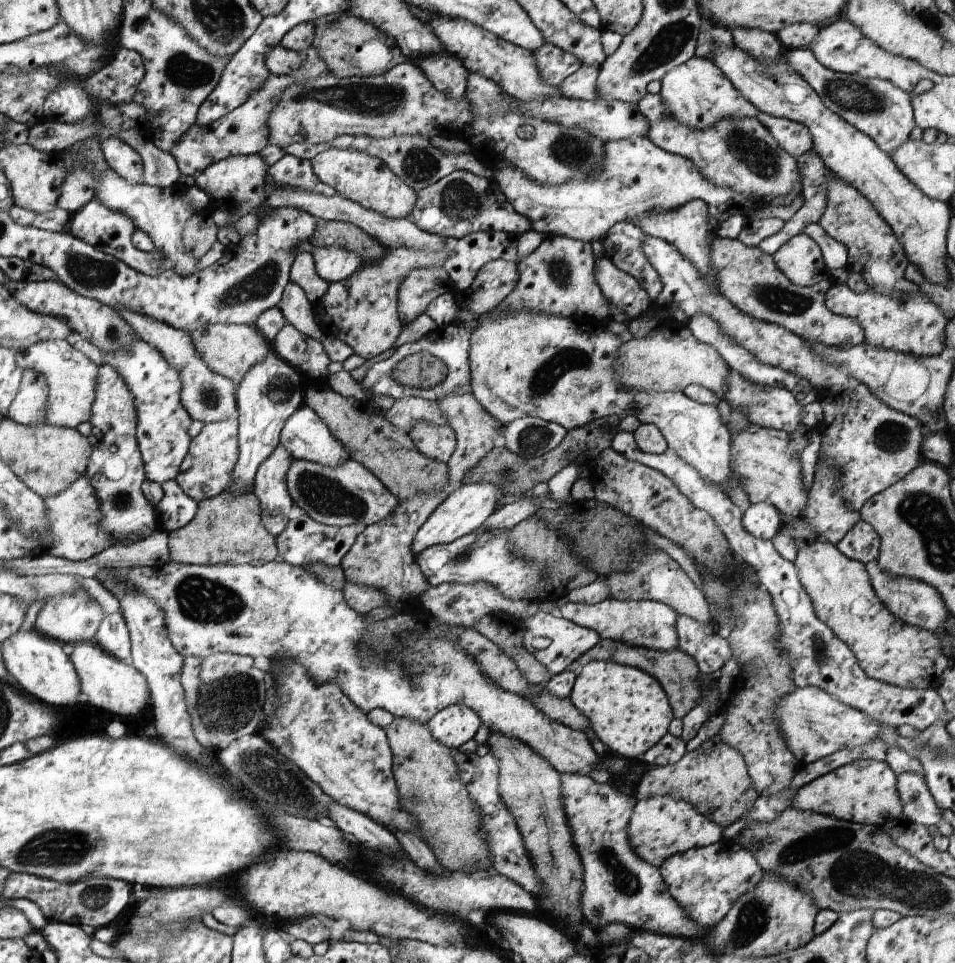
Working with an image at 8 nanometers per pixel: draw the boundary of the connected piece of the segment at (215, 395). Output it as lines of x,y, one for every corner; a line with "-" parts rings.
128,309
118,312
126,319
126,322
129,322
129,325
140,340
156,347
168,361
168,364
179,372
182,383
181,403
192,420
213,423
225,421
226,419
236,419
239,416
234,382
224,375
214,372
204,362
201,355
197,352
192,336
188,332

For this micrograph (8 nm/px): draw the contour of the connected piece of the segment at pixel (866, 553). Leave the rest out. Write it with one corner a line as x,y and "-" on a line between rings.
860,520
836,545
844,556
866,564
879,557
881,538
871,524

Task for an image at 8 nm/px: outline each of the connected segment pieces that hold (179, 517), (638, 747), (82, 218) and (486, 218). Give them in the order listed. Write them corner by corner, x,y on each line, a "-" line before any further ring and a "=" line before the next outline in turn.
174,479
163,482
161,487
163,497
157,504
160,520
156,524
160,530
171,533
191,522
197,511
197,500
190,498
=
592,661
577,675
569,694
578,710
591,722
592,731
610,755
621,754
632,763
653,748
666,733
675,714
669,695
650,673
614,661
=
94,198
88,205
72,215
68,232
105,254
114,255
117,259
121,259
134,270
147,275
157,275
164,270
164,266
160,265
162,257
160,258
160,256
156,256
149,251
142,251
133,245
131,237
133,232
137,230
136,226
135,220
131,219
126,213
110,208
=
465,170
454,171
418,192
417,204
410,218
422,230
442,235
446,239
449,236
461,239
474,231
507,231
521,236
532,229
531,220
525,214
518,214
494,177
484,178

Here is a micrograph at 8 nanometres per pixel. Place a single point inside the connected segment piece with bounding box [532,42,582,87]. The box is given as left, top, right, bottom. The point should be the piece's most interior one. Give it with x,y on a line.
554,64

